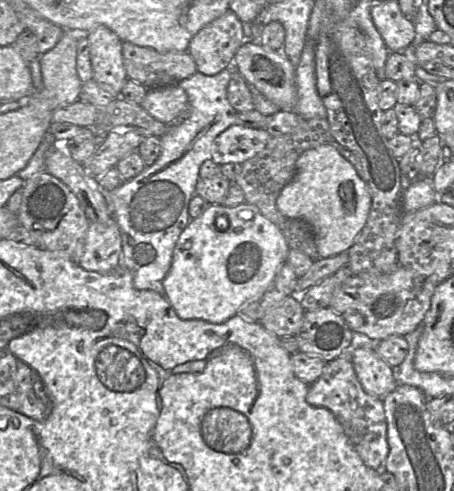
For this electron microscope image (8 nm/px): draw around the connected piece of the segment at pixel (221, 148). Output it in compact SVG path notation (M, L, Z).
M232 125L214 139L211 159L219 165L242 164L259 153L271 137L265 129Z

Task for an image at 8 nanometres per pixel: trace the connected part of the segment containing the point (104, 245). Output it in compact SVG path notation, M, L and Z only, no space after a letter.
M110 218L106 223L90 223L84 239L83 254L78 265L88 271L108 273L121 265L122 238L117 223Z

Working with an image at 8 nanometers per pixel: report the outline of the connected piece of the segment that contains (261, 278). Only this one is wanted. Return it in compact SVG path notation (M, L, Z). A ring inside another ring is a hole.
M243 202L236 206L210 204L180 234L172 255L171 267L163 279L164 296L172 305L180 319L201 319L206 322L220 324L239 314L248 303L262 297L273 283L282 264L287 262L289 246L280 229L263 216L252 204ZM225 215L229 226L226 230L218 230L215 219Z

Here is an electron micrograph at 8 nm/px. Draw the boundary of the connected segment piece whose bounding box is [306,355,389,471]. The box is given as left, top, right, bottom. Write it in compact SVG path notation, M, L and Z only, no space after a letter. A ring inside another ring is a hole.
M347 355L325 364L321 376L309 385L306 400L311 406L327 408L341 424L363 462L374 470L384 471L389 446L383 402L363 389Z

